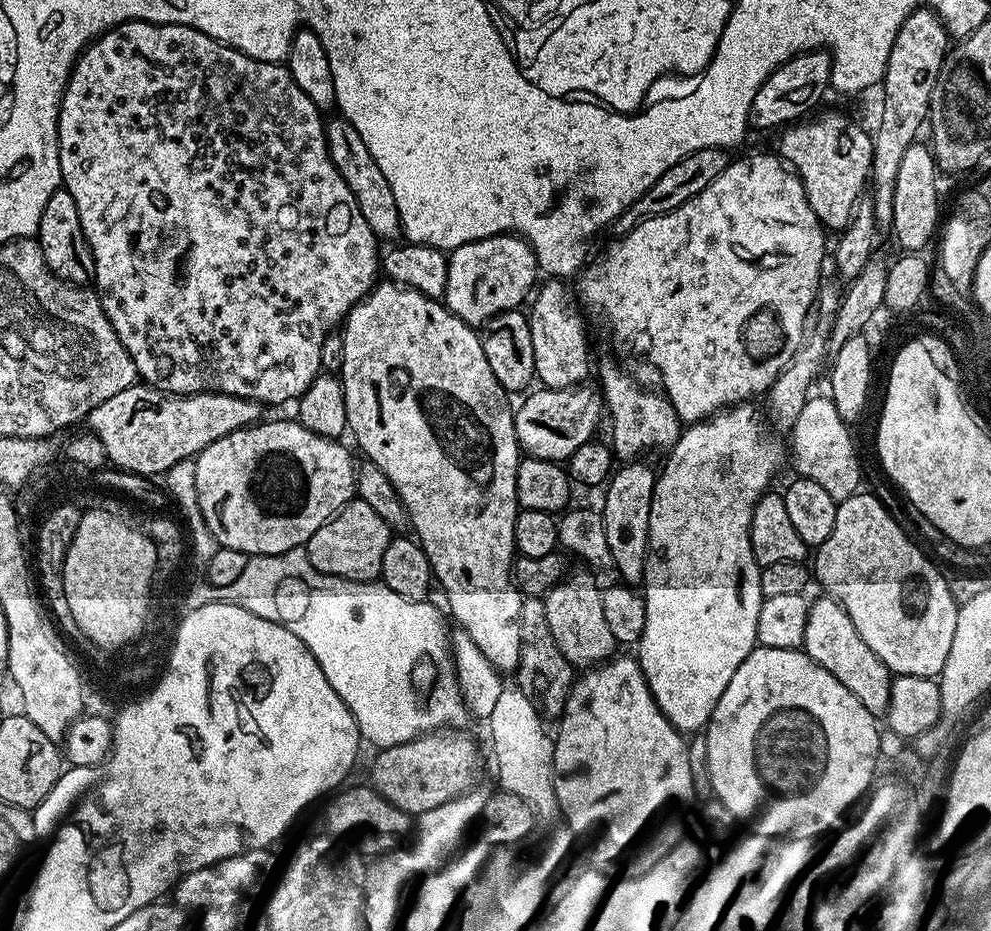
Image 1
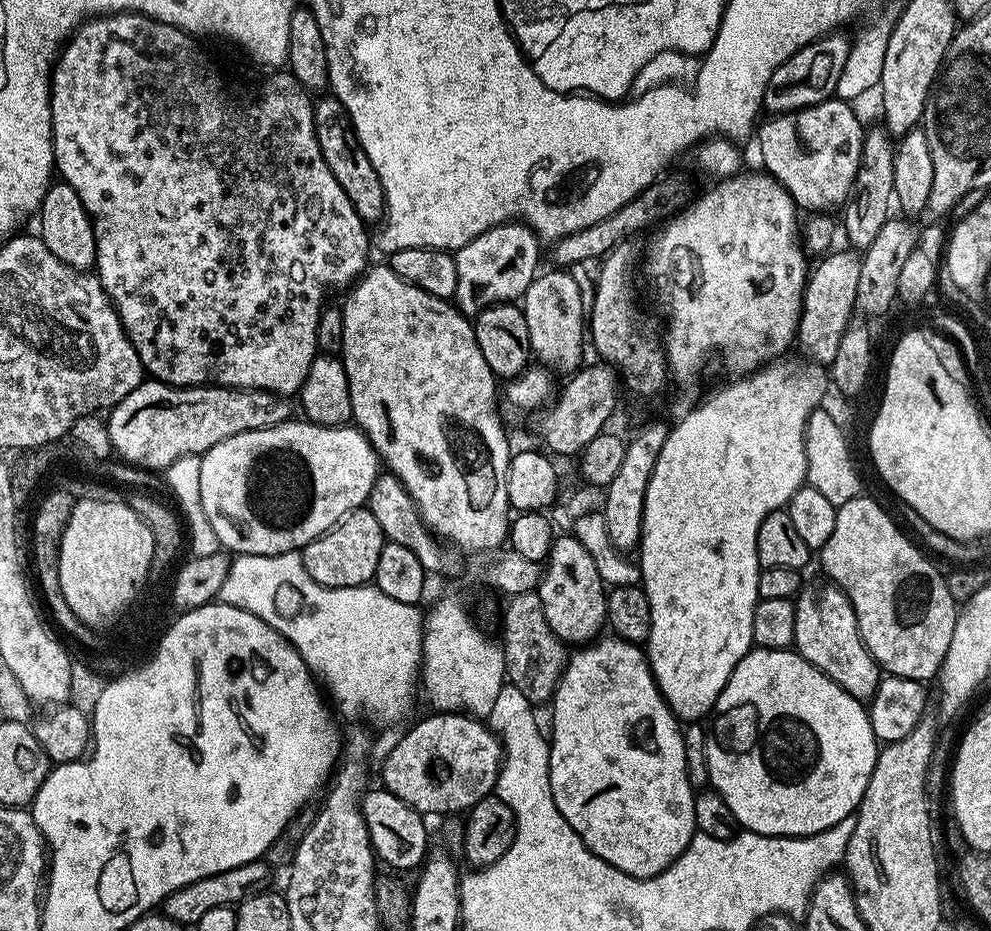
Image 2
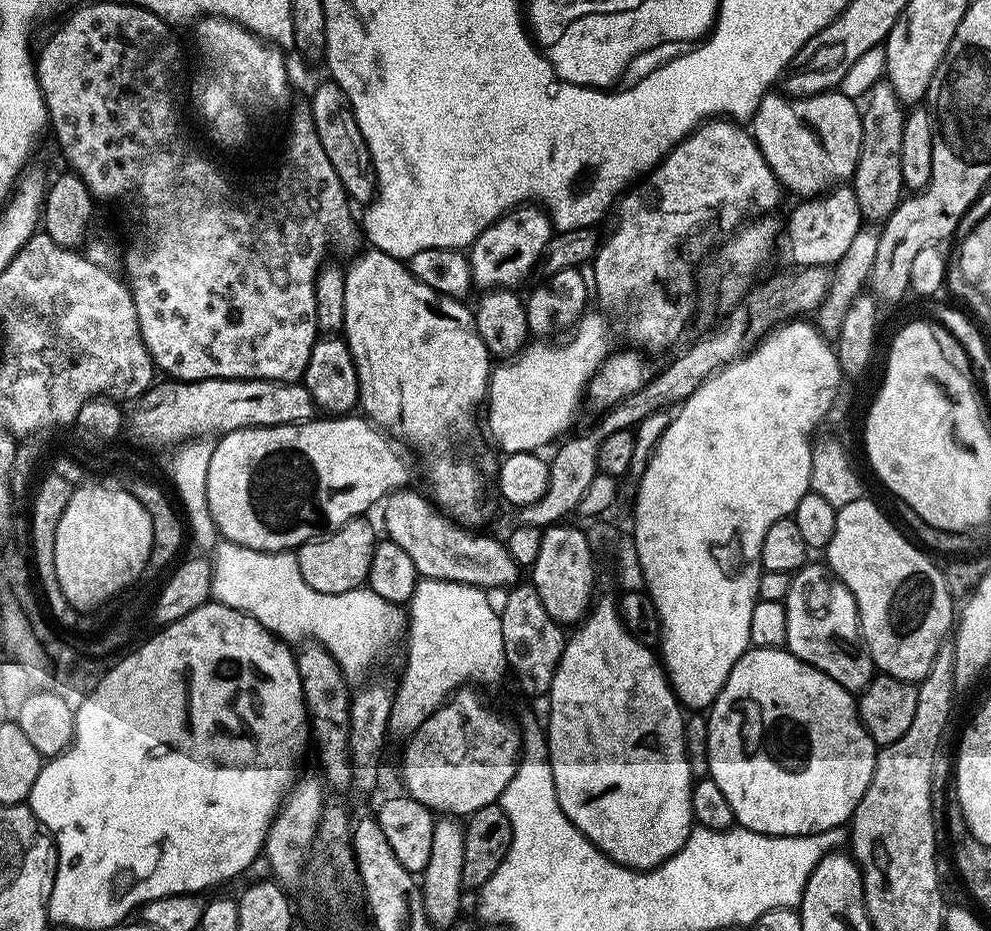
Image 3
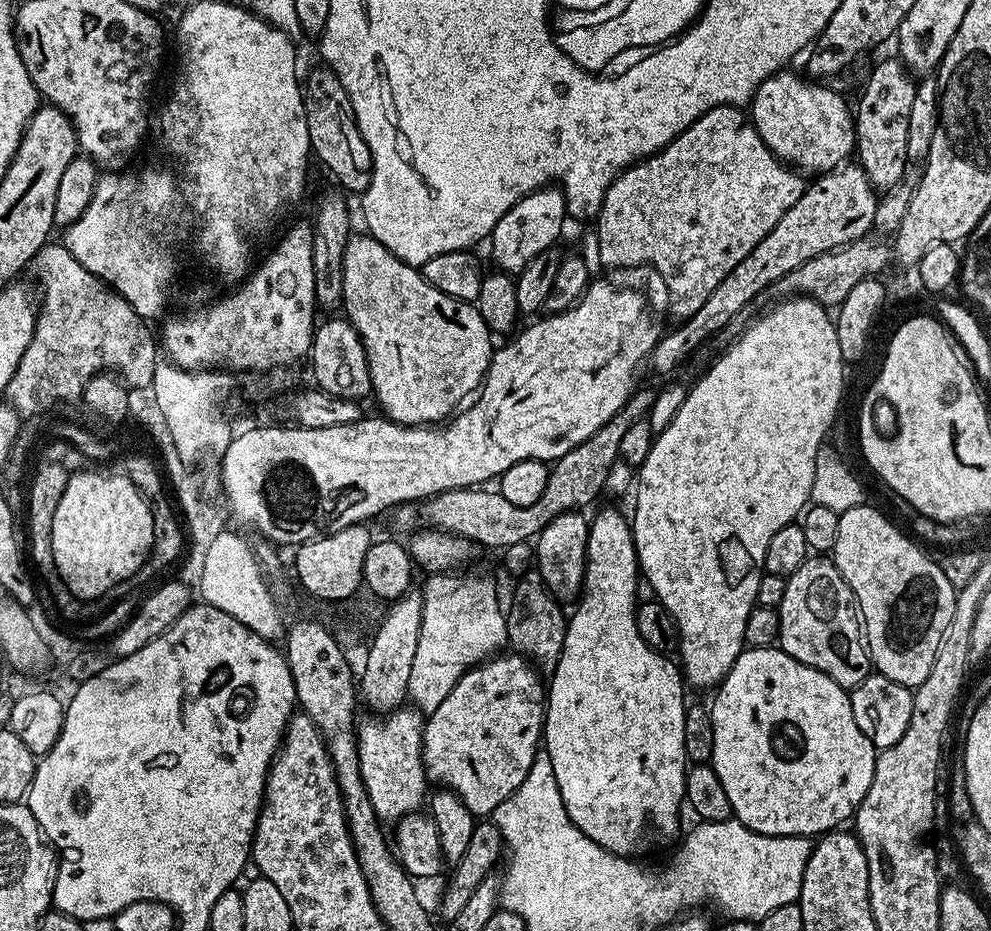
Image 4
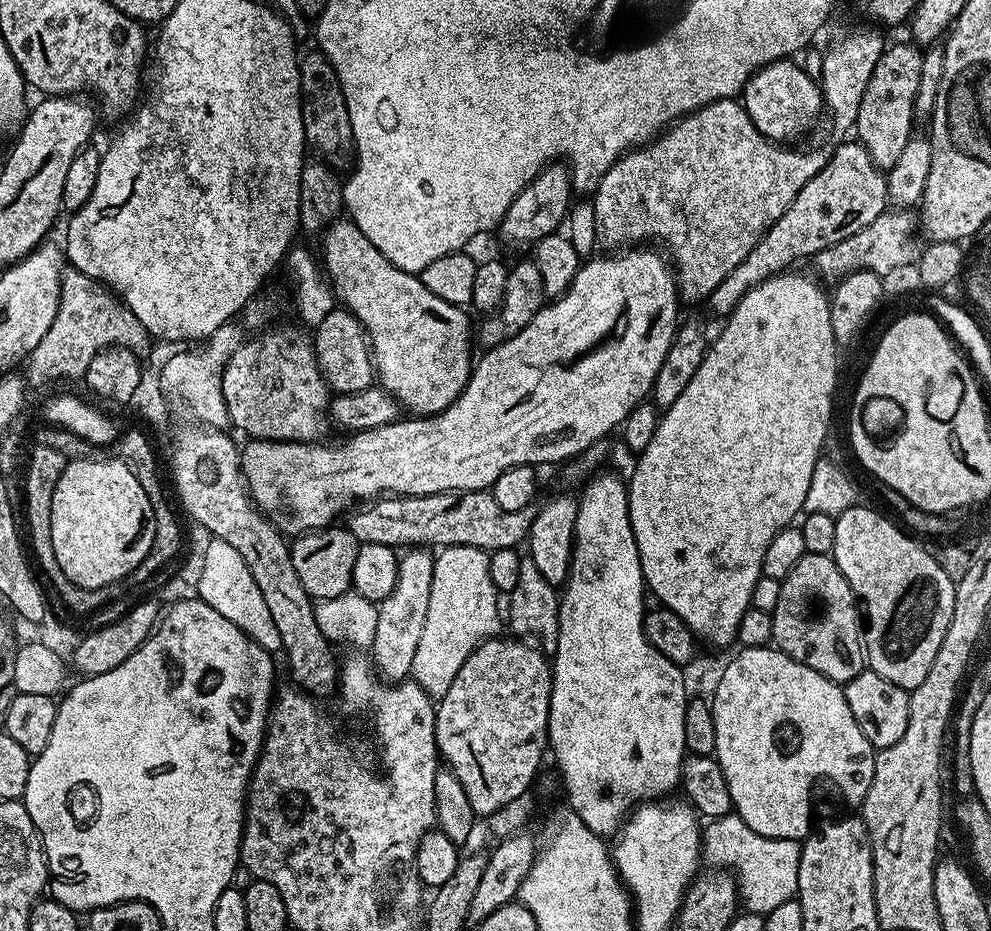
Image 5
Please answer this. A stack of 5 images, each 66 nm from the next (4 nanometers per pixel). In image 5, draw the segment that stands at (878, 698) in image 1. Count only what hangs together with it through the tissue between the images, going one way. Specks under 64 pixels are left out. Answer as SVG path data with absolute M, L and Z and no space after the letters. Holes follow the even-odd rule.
M805 552L798 566L790 570L780 585L782 594L778 606L771 612L775 647L841 686L865 671L866 653L858 597L852 593L852 587L831 555Z

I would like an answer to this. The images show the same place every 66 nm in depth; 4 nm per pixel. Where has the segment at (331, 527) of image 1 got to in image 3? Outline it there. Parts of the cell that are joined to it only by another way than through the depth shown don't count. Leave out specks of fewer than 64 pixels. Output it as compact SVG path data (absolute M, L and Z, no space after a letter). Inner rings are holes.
M357 518L343 524L337 532L307 540L295 549L294 555L306 586L314 586L314 590L322 590L322 594L342 594L361 587L367 581L370 558L374 558L377 543L378 535L368 518Z

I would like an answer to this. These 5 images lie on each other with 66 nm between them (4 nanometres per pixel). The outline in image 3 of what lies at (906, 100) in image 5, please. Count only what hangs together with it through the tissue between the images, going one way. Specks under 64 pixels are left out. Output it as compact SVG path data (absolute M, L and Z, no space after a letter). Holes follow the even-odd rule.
M881 78L874 87L863 97L862 111L862 146L858 154L858 166L854 170L850 181L850 187L857 196L858 210L863 219L868 222L882 222L888 215L900 205L906 189L902 178L902 126L906 115L905 105L900 103L898 94L888 83L887 79Z

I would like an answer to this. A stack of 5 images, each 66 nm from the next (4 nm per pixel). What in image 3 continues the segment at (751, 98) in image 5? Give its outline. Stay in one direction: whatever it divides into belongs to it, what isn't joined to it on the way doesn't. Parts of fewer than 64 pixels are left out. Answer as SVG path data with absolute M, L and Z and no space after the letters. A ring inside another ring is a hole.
M770 90L758 102L750 131L781 185L797 192L800 198L816 197L841 182L851 181L862 146L860 114L857 101L839 90L795 98Z

